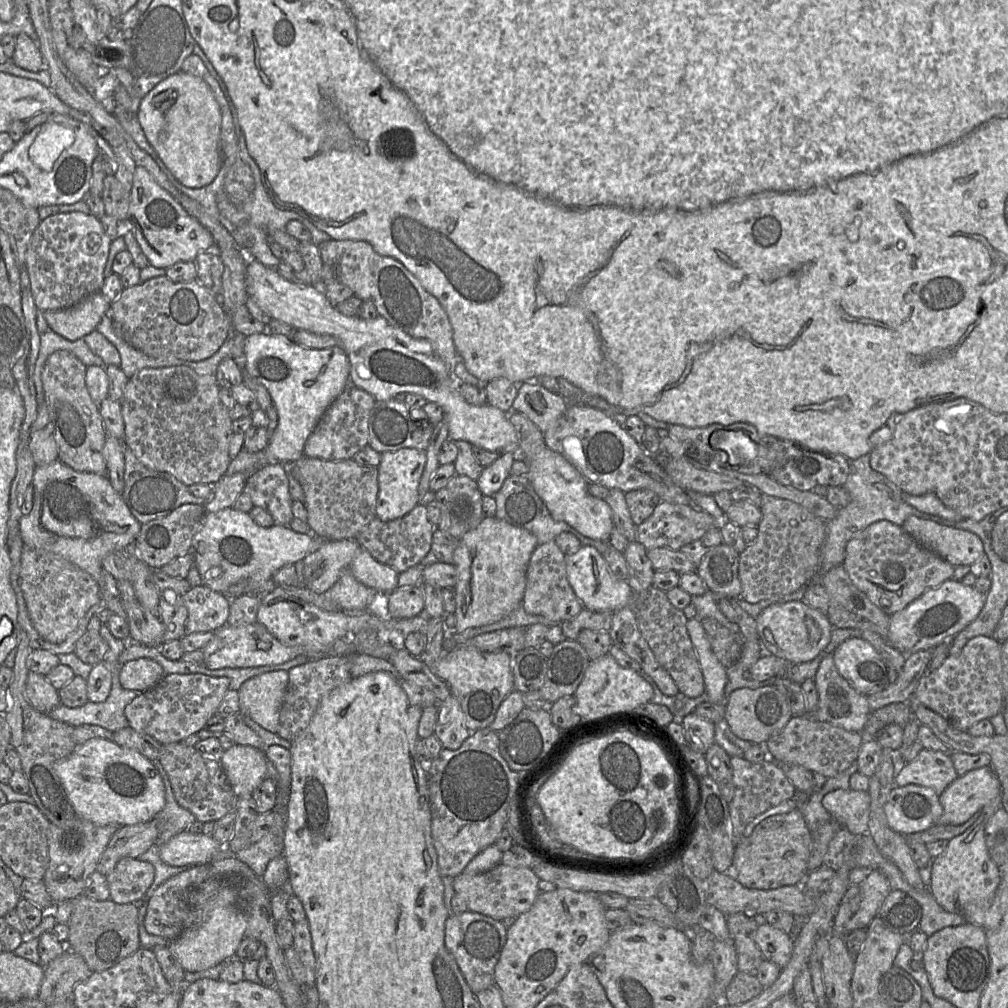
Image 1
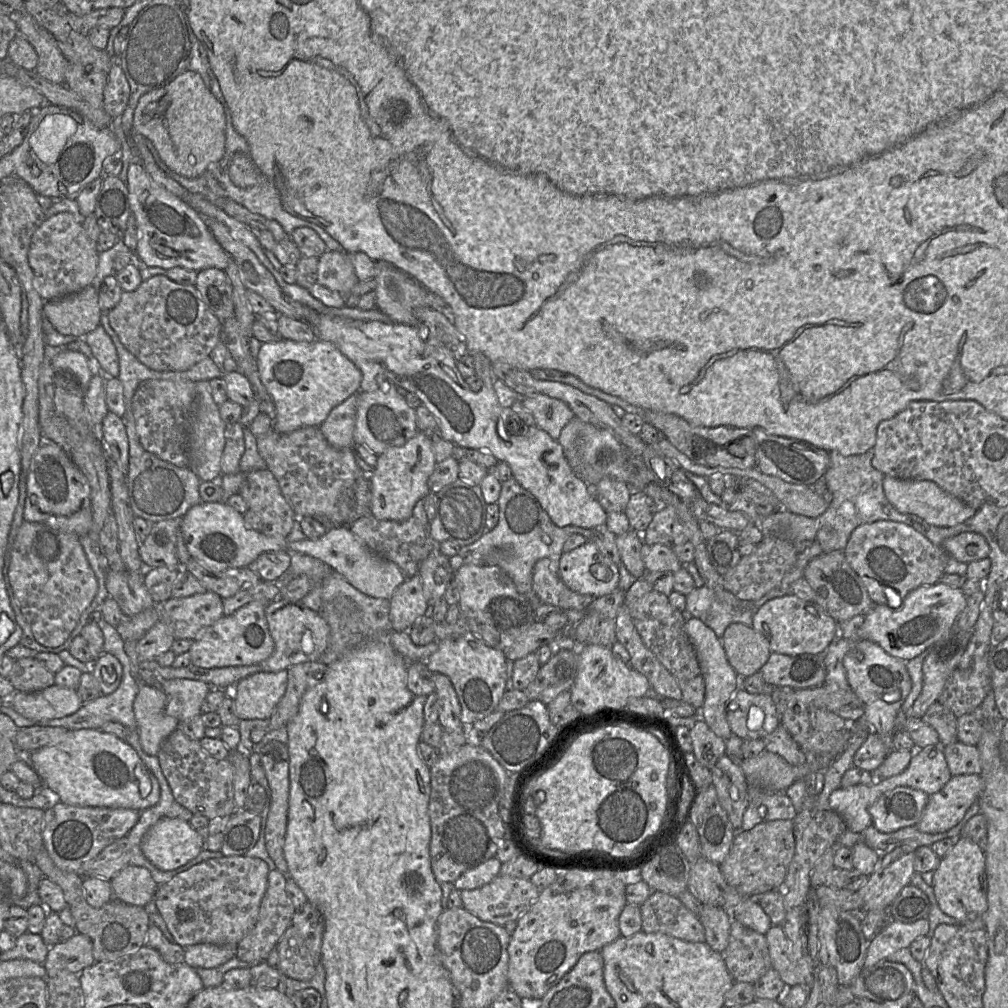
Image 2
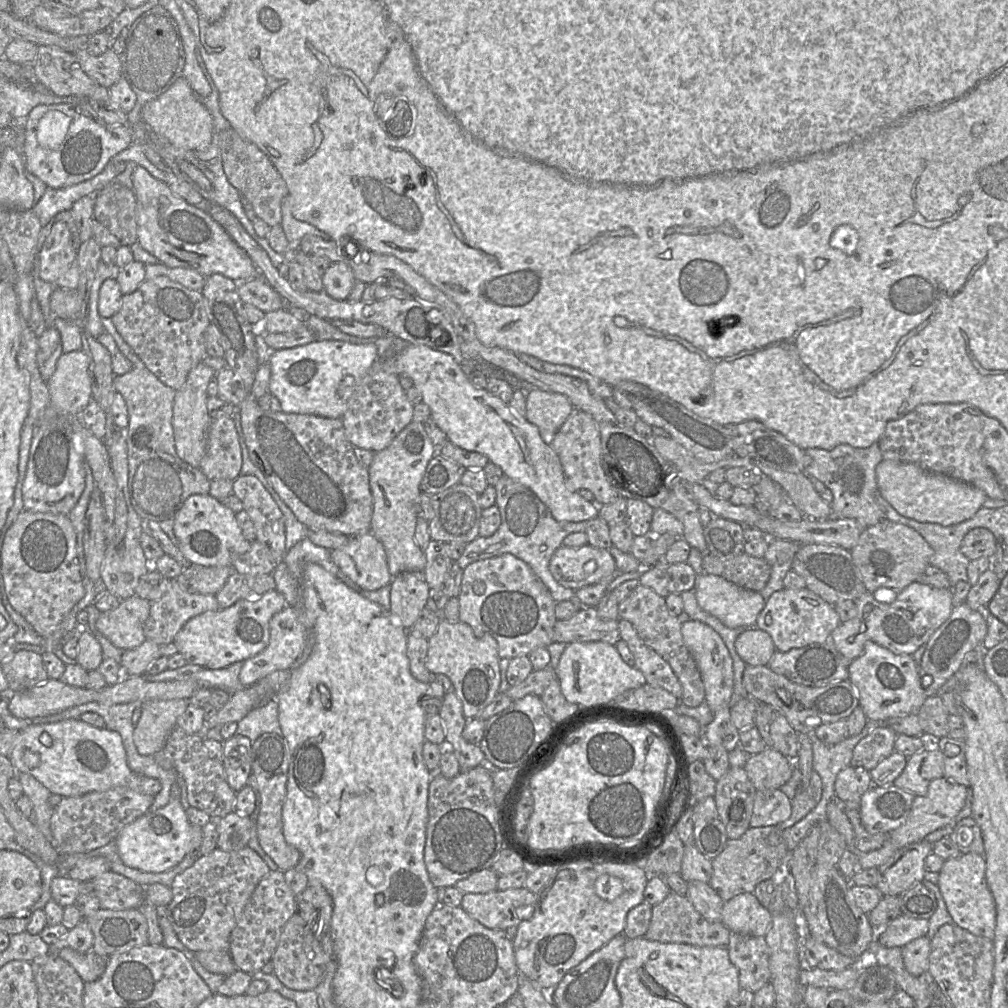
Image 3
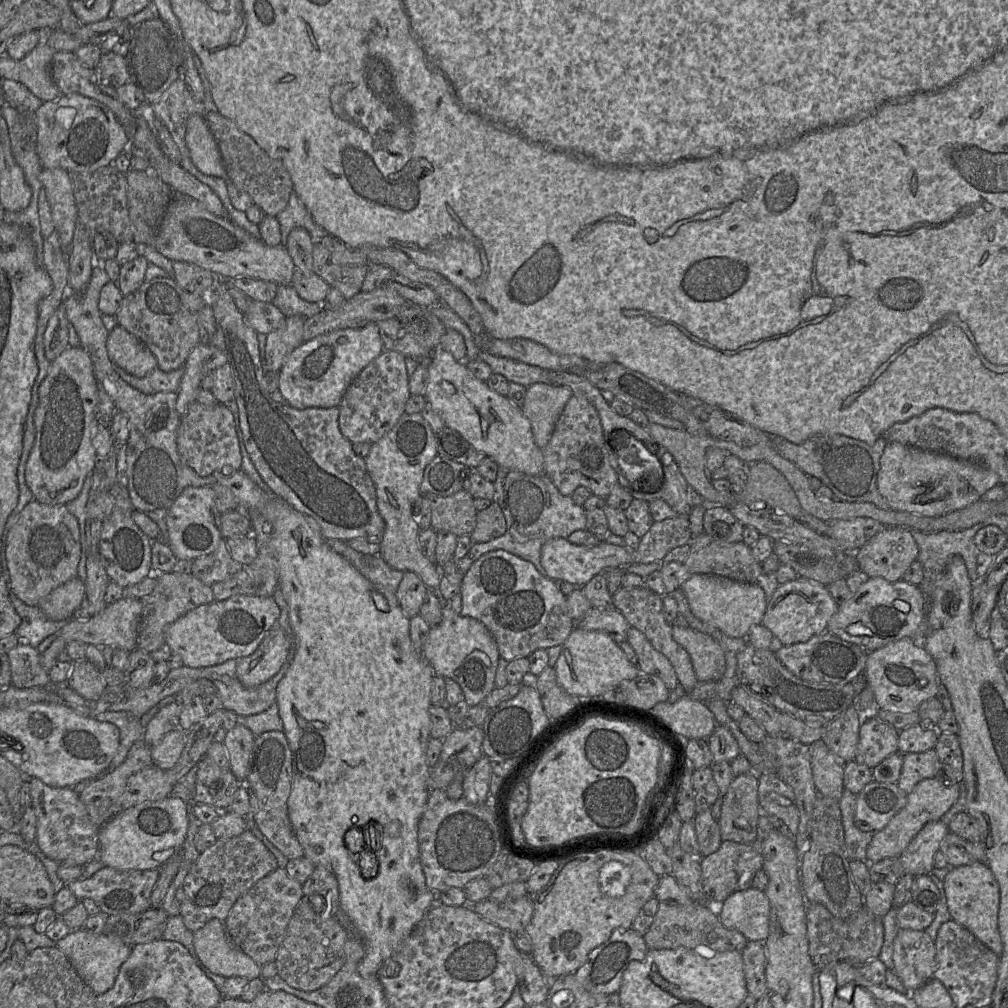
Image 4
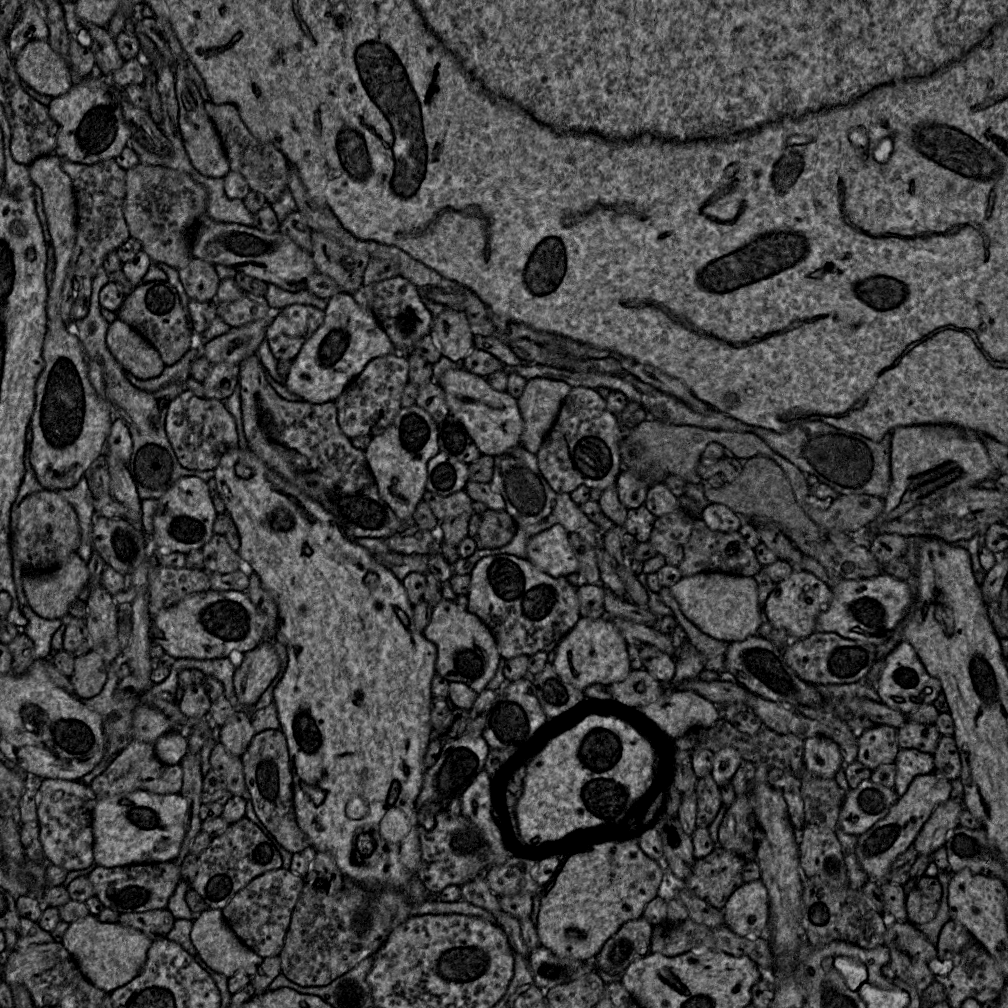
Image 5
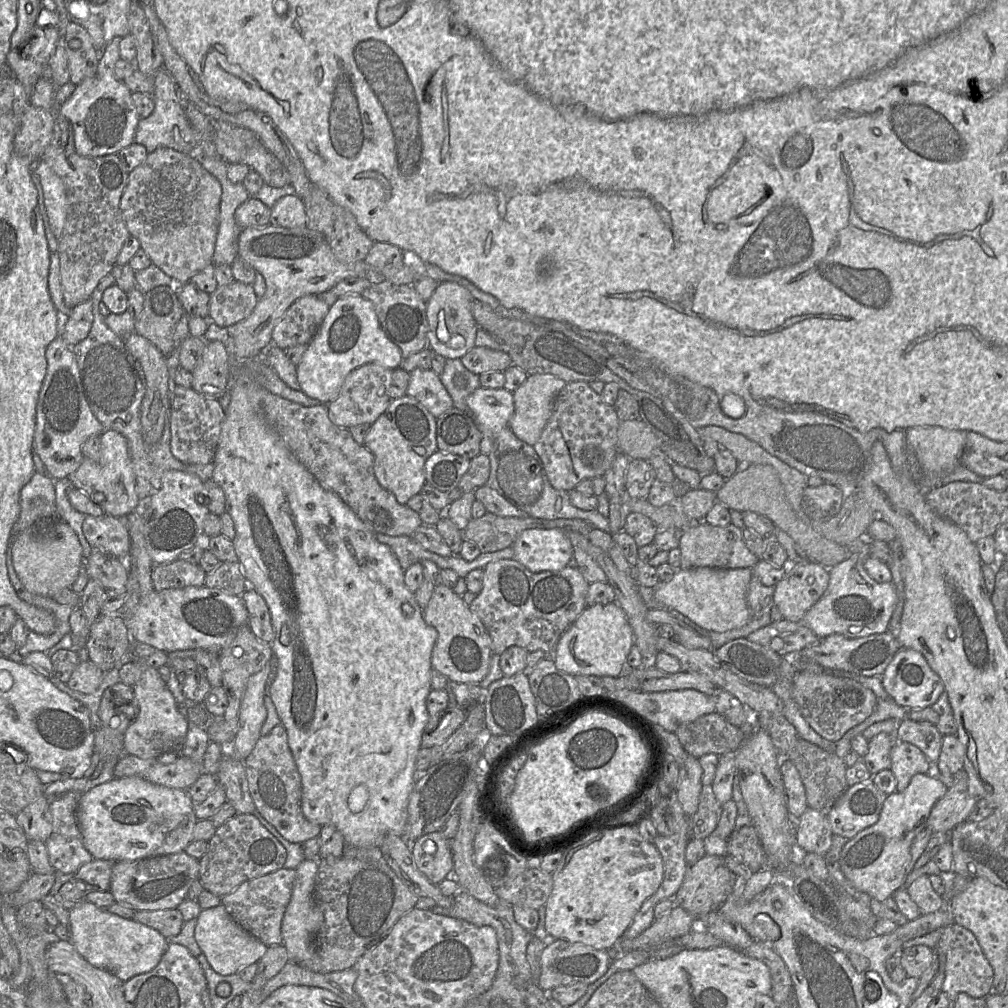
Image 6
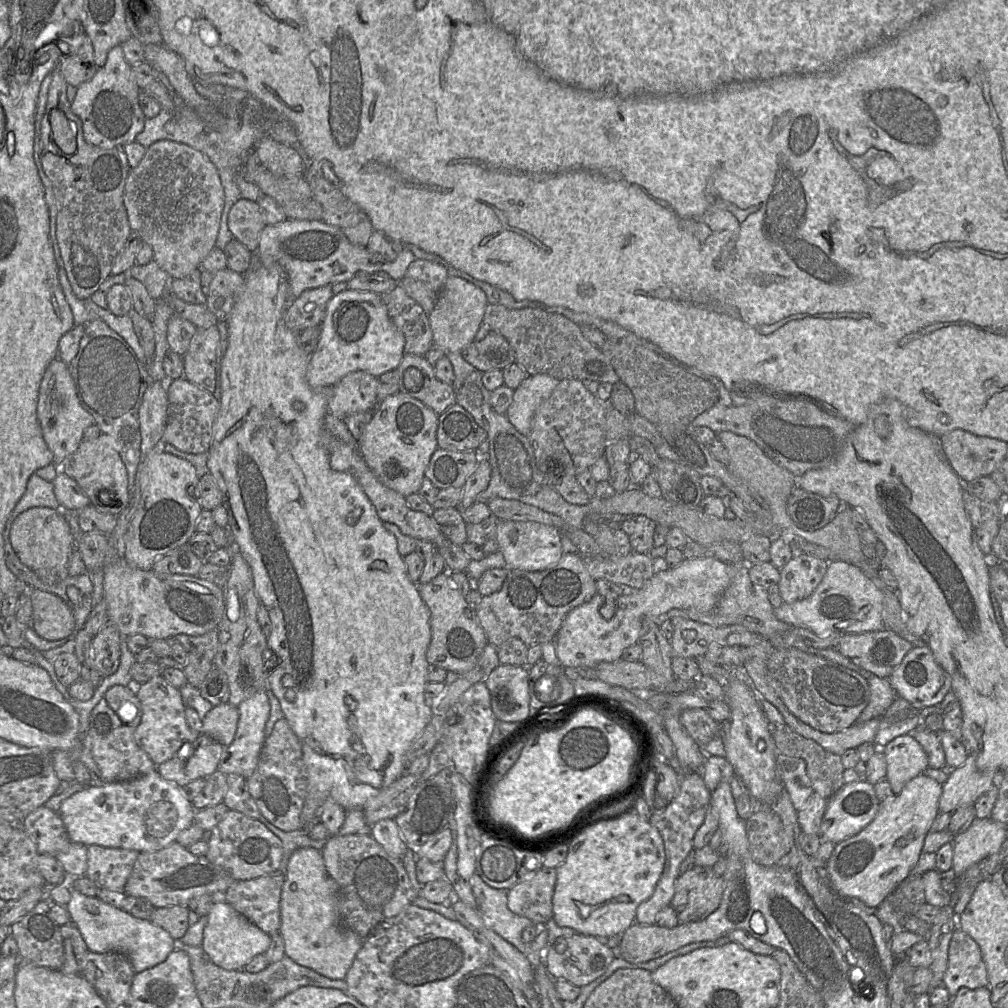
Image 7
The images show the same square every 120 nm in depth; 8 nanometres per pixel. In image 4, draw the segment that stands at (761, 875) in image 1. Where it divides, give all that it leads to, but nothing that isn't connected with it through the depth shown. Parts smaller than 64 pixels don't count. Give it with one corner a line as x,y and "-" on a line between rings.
722,841
720,847
712,854
701,858
701,902
717,916
723,901
732,893
752,886
754,874
763,869
761,843
738,843

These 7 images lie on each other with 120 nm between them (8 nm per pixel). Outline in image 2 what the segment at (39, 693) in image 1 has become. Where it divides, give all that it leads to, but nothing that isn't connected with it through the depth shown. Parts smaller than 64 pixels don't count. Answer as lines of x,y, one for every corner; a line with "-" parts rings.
32,657
15,661
9,681
17,692
36,692
54,685
54,674

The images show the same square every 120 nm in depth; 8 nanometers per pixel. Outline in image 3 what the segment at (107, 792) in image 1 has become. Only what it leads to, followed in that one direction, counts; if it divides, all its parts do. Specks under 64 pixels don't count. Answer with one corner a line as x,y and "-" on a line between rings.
80,719
30,725
17,730
9,760
14,766
15,774
26,772
52,794
62,797
81,796
116,787
151,796
161,790
157,779
135,773
129,768
119,733
96,728

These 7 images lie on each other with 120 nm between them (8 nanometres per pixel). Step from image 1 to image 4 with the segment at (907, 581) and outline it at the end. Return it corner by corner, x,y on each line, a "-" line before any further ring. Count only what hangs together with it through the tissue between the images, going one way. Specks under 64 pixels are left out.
886,527
856,551
858,570
869,578
881,577
895,582
902,579
907,568
917,560
918,545
909,530
902,527

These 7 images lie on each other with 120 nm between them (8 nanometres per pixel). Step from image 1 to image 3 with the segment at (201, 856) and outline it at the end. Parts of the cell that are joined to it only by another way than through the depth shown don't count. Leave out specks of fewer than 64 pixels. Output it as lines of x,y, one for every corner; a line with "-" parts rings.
171,800
154,812
149,810
126,825
116,837
116,846
122,862
147,872
164,872
177,864
192,851
191,826
179,800

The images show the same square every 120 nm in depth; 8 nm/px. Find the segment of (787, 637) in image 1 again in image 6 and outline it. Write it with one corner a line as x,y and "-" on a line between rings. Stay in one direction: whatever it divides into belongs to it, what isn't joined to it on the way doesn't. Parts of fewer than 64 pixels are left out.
801,562
788,564
786,574
774,589
773,603
781,613
783,619
799,622
806,612
825,593
830,581
829,569
816,562

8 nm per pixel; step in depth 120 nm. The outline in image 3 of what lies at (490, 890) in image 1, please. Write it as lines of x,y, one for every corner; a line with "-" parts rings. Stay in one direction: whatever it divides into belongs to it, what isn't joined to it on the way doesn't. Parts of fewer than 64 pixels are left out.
522,887
483,894
466,893
463,895
461,907
482,925
506,930
531,917
536,901
537,893

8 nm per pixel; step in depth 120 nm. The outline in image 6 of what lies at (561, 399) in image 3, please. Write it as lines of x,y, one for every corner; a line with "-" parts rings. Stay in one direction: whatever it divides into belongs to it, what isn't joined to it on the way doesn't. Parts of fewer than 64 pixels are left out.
553,374
528,375
523,384
513,392
514,414
509,421
513,433
523,442
534,446
551,416
554,401
566,382

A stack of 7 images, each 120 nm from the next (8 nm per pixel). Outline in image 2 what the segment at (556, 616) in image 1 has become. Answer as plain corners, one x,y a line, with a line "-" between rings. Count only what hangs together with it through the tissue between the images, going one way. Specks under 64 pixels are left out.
541,558
533,569
532,588
542,603
561,611
584,611
595,599
589,594
580,594
568,588
560,577
550,569
550,560

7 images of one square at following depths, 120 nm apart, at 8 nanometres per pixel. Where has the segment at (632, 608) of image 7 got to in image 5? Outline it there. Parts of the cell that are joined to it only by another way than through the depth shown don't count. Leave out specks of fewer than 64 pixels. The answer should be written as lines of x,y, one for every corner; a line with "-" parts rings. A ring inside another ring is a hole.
701,572
682,577
670,587
686,618
708,636
727,643
743,641
757,634
763,621
758,604
758,586
754,577
721,572
-
580,617
558,643
553,666
561,679
579,690
597,683
612,685
624,681
632,671
627,646
626,640
610,618

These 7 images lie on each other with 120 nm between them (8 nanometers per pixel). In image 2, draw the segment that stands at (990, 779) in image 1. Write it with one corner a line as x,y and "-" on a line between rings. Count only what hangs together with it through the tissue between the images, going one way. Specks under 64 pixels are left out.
980,775
952,776
940,791
929,795
916,828
928,834
947,832
963,819
981,792

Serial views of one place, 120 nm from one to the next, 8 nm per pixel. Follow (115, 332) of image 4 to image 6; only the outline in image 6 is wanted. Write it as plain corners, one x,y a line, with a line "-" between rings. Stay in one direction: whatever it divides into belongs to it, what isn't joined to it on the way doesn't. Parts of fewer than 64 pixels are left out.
136,332
124,337
123,342
132,356
140,363
146,378
146,392
141,403
141,429
144,441
149,445
154,445
163,434
165,419
170,412
166,359
152,342

